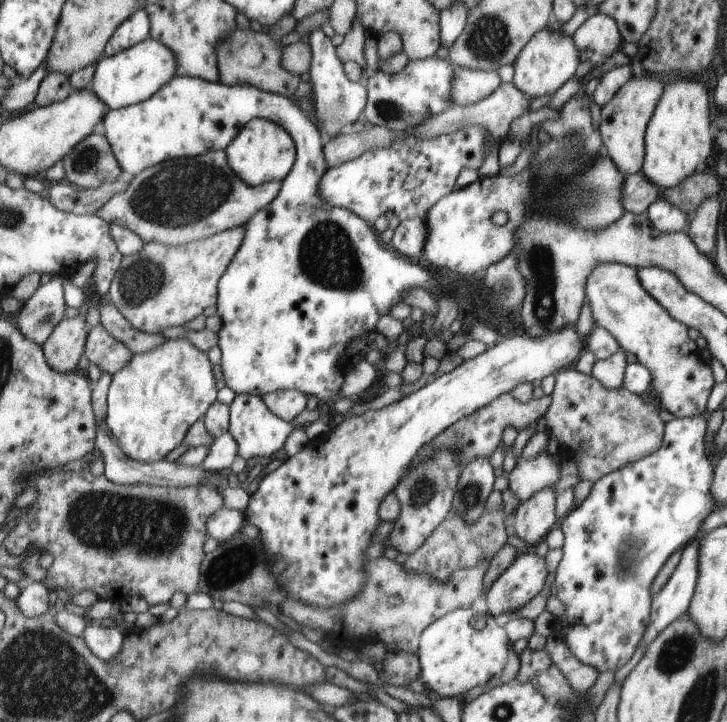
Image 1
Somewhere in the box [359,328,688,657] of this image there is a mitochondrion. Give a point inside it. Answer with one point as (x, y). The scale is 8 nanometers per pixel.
(628, 557)

